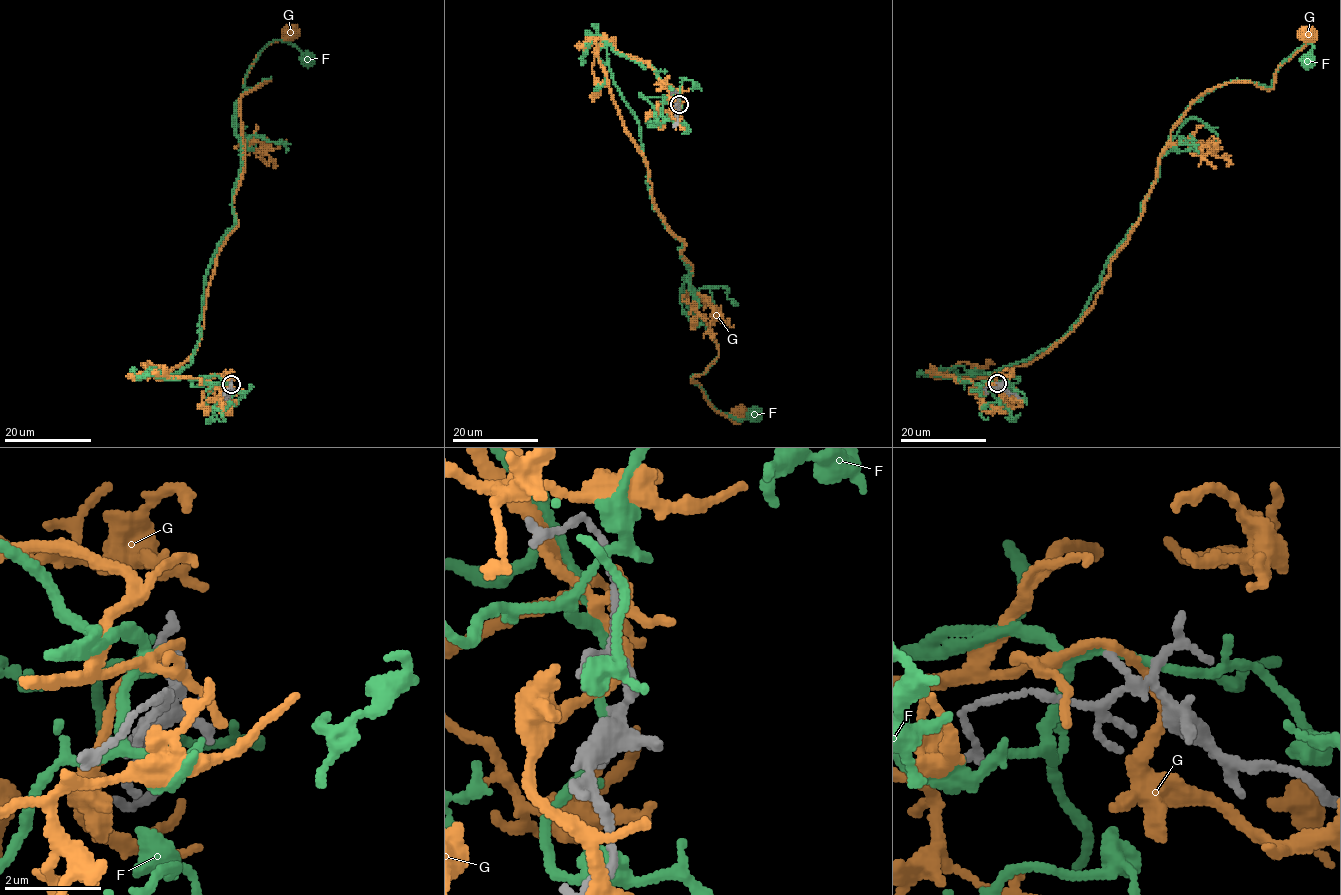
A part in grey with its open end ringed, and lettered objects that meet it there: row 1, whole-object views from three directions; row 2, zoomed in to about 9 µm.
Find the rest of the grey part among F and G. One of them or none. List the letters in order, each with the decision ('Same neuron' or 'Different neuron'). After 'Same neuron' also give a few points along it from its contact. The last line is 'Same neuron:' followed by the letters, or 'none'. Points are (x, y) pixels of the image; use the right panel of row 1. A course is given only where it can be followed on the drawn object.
F: Different neuron
G: Different neuron
Same neuron: none

